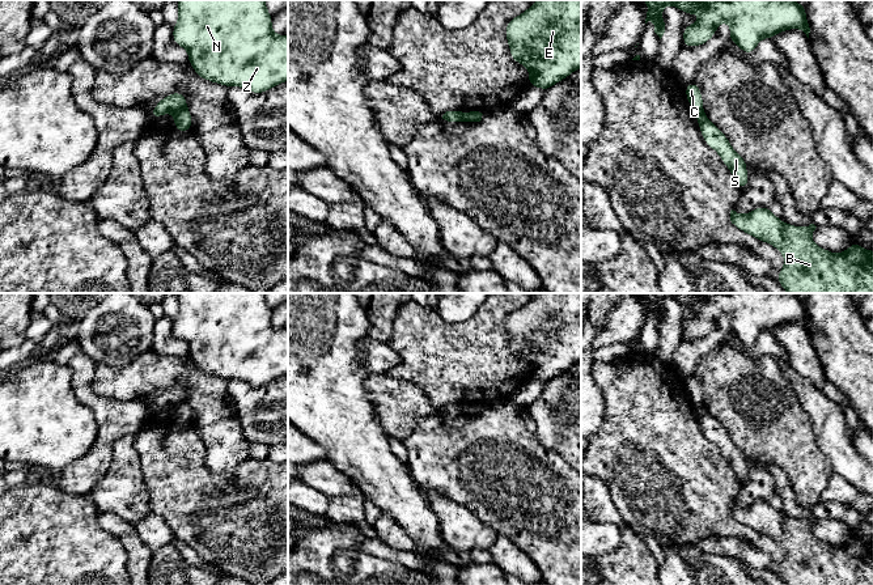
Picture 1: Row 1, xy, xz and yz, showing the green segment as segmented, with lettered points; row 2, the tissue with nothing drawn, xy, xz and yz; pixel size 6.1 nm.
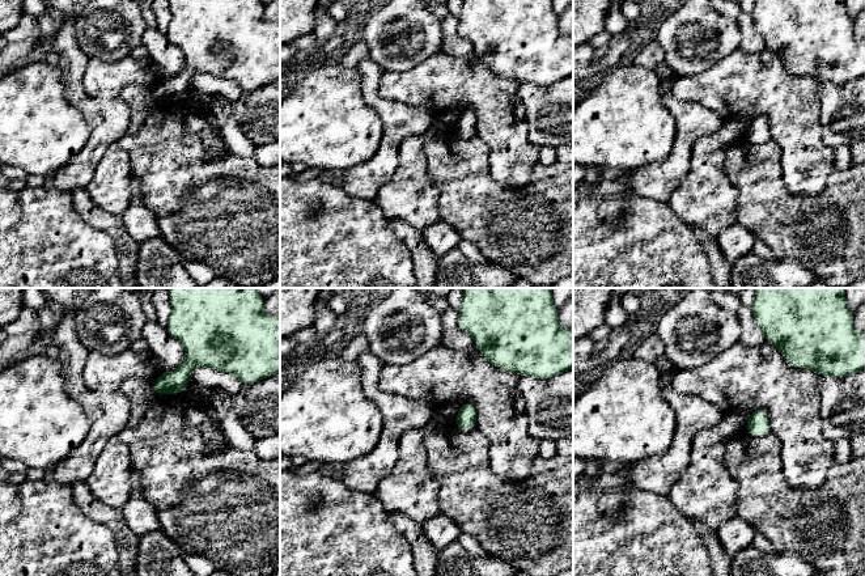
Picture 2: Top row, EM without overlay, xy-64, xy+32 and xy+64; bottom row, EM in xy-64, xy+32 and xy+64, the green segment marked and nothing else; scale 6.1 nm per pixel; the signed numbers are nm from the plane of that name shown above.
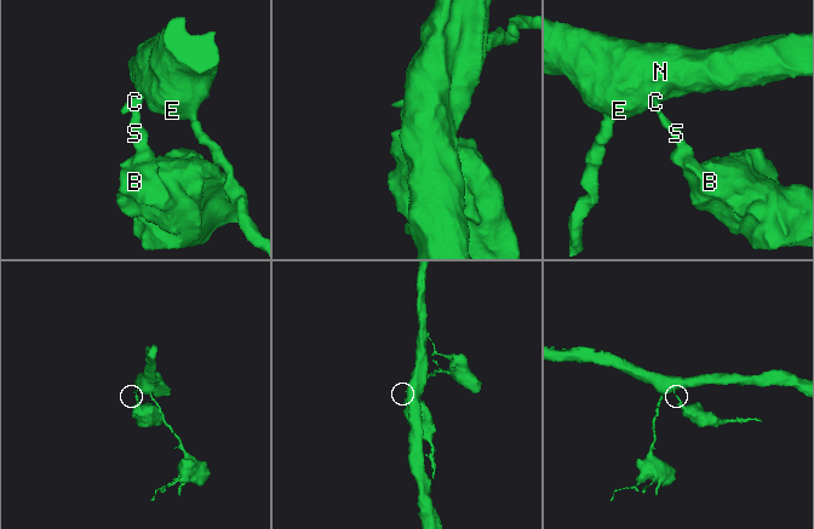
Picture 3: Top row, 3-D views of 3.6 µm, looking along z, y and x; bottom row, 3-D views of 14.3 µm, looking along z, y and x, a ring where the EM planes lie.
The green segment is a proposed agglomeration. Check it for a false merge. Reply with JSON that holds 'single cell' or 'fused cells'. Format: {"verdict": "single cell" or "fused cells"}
{"verdict": "fused cells"}

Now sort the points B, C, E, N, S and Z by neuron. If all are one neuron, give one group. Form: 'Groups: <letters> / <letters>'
Groups: B S / C E N Z

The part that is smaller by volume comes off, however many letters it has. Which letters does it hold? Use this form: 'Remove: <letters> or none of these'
Remove: B, S

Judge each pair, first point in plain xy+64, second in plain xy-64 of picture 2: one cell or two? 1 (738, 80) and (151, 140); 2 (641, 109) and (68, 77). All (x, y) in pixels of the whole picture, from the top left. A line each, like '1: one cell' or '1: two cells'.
1: two cells
2: two cells

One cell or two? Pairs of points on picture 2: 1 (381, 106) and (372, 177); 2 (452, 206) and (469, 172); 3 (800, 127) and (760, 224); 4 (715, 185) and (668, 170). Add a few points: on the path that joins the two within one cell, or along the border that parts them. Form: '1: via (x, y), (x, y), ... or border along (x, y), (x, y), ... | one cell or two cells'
1: via (389, 123), (389, 147), (385, 160) | one cell
2: via (459, 198), (465, 193), (465, 180) | one cell
3: border along (774, 142), (780, 148), (783, 182), (800, 197) | two cells
4: border along (694, 145), (690, 153), (688, 172), (668, 200) | two cells

